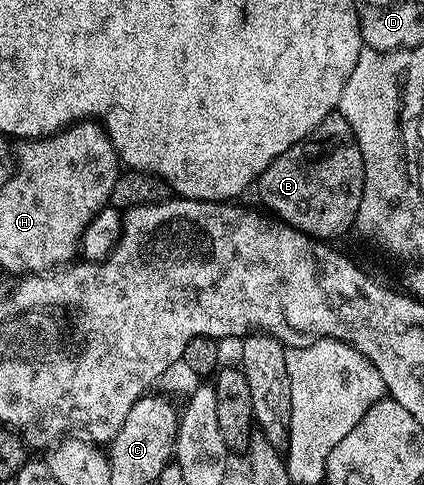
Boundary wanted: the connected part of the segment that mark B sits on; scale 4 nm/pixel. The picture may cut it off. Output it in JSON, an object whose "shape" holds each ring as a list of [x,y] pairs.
{"shape":[[[337,110],[323,118],[321,124],[309,136],[297,144],[292,144],[286,152],[274,158],[255,181],[255,188],[261,191],[262,202],[270,208],[268,211],[280,223],[296,228],[306,236],[312,236],[322,242],[333,242],[336,236],[343,235],[354,225],[364,185],[365,163],[359,150],[359,142],[347,118],[343,118]]]}

